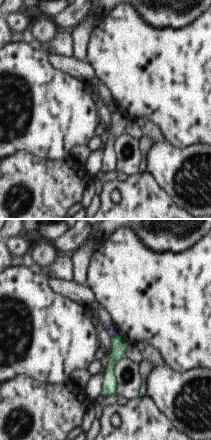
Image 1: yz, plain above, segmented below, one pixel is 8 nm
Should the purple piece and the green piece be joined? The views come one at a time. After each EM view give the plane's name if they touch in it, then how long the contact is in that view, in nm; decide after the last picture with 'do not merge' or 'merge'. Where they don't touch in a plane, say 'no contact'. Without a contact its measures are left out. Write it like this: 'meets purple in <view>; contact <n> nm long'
meets purple in yz; contact 70 nm long

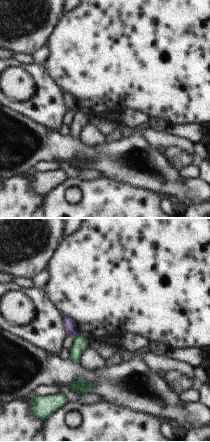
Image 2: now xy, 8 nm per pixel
meets purple in xy; contact 60 nm long

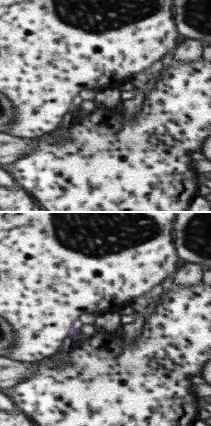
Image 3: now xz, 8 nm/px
meets purple in xz; contact 80 nm long

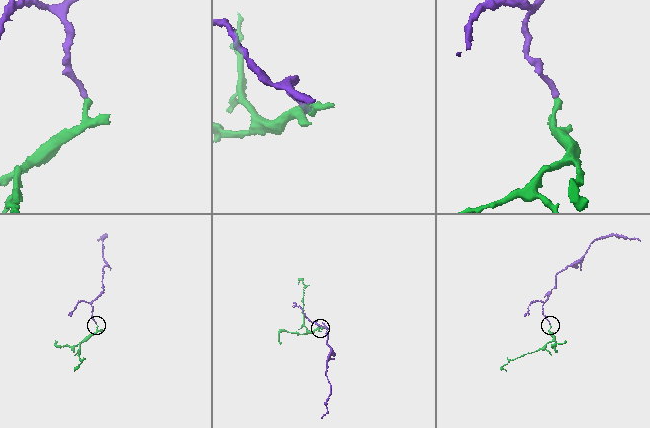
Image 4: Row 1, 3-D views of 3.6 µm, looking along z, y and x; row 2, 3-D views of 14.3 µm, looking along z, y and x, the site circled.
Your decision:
do not merge

